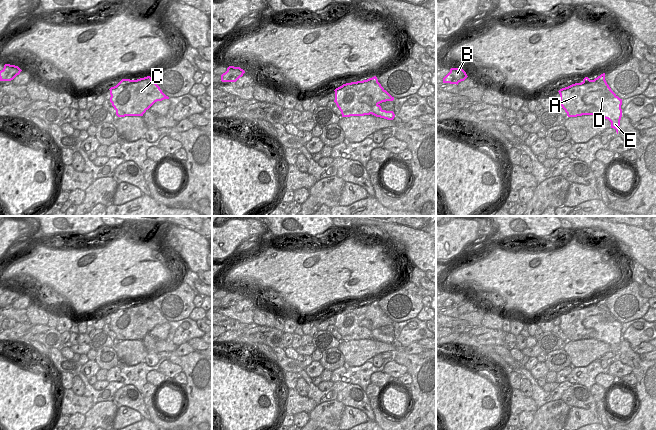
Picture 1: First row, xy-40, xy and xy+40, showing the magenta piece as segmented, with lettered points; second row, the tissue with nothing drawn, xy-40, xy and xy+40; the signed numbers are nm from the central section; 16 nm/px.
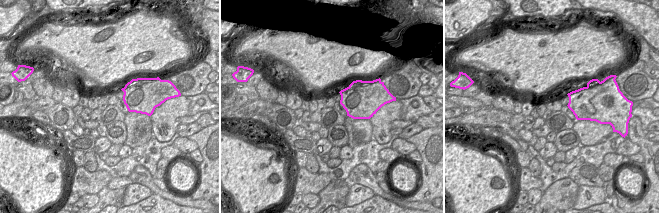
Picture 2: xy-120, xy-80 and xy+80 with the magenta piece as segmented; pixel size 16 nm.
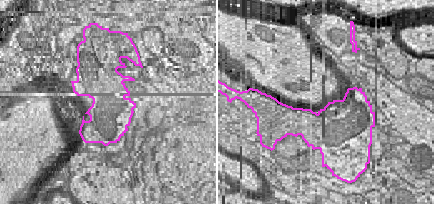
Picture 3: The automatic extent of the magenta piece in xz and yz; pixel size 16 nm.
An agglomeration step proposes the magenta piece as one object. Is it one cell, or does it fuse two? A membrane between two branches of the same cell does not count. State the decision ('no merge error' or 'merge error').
merge error

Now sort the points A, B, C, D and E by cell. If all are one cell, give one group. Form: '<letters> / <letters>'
A B C / D E

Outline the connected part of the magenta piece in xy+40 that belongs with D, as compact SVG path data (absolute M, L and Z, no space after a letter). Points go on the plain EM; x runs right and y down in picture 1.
M605 297L594 304L601 306L602 313L585 319L583 326L588 330L589 339L597 339L608 343L611 346L611 352L614 352L618 358L618 351L620 350L622 341L622 323L620 323L607 308Z

